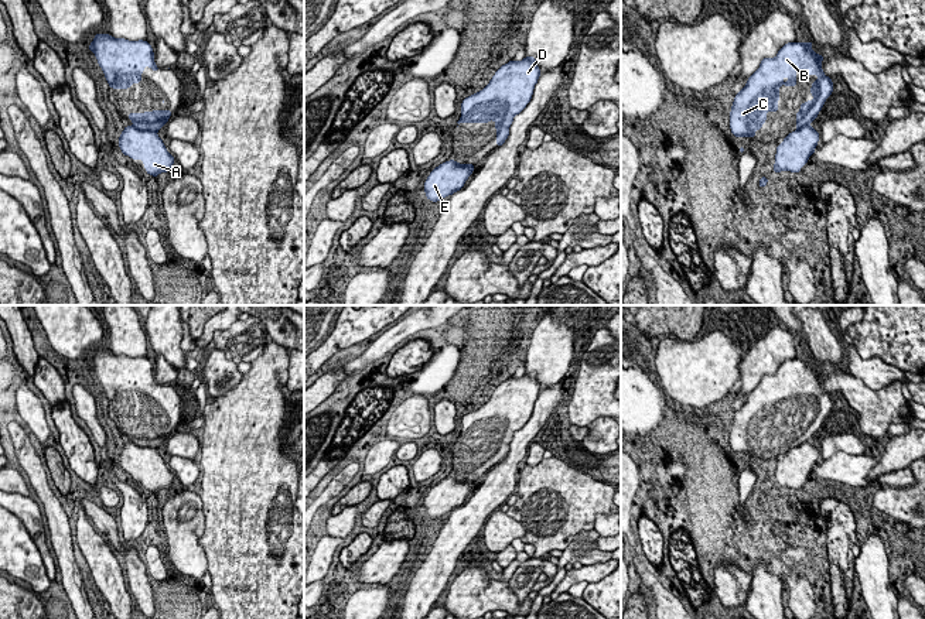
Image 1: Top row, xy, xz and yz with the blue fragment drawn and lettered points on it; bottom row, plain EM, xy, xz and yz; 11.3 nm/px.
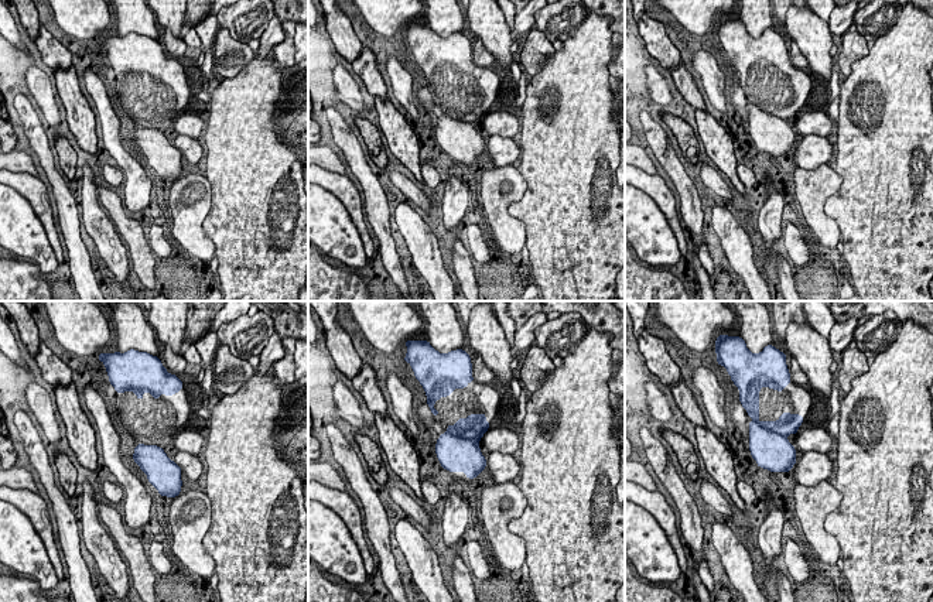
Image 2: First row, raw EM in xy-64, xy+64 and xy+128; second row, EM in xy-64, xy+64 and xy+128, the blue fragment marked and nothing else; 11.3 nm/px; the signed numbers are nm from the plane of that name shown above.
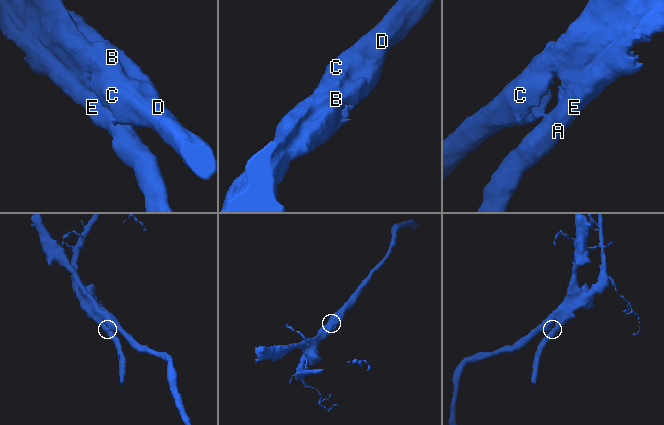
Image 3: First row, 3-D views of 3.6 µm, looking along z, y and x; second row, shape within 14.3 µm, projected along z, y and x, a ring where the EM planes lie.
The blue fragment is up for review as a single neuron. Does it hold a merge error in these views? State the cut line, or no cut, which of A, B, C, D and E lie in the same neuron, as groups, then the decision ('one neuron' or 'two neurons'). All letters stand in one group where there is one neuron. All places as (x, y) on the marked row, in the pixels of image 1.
cut in xy along (133, 126), (154, 132); A E / B C D; two neurons

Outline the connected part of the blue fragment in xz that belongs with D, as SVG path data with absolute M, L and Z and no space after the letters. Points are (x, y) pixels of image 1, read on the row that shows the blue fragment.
M535 57L509 61L502 65L489 83L461 102L460 123L495 122L496 147L509 136L513 117L530 102L540 69Z

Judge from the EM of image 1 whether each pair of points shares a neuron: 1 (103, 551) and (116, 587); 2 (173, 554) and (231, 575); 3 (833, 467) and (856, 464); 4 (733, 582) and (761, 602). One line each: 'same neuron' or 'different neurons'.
1: same neuron
2: different neurons
3: same neuron
4: different neurons

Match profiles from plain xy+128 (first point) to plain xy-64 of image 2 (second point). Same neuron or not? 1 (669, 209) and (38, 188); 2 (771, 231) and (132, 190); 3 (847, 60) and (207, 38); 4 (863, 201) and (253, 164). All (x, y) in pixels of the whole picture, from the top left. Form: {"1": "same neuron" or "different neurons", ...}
{"1": "same neuron", "2": "same neuron", "3": "different neurons", "4": "same neuron"}

